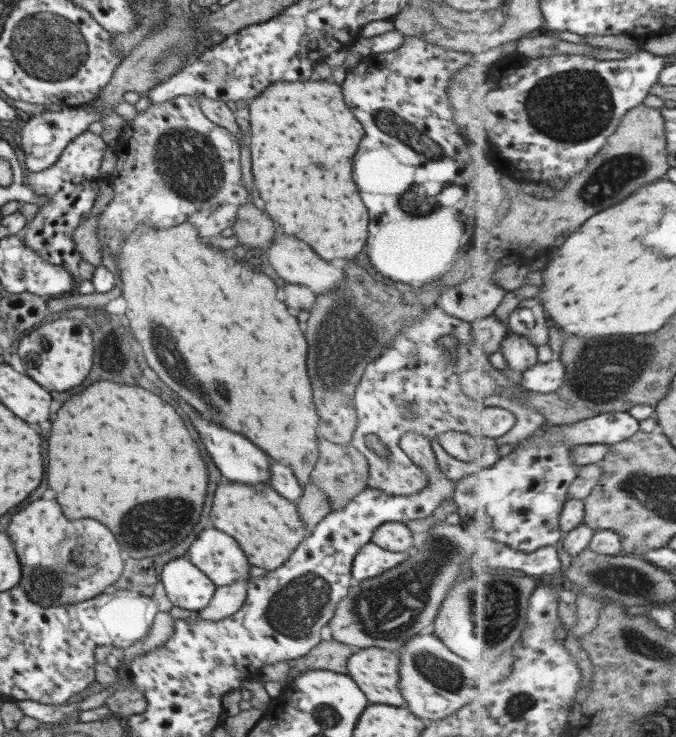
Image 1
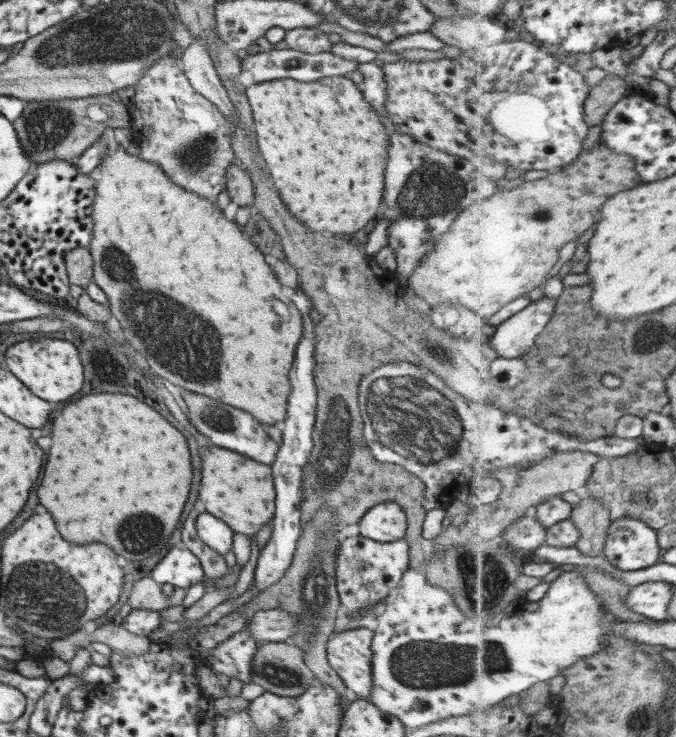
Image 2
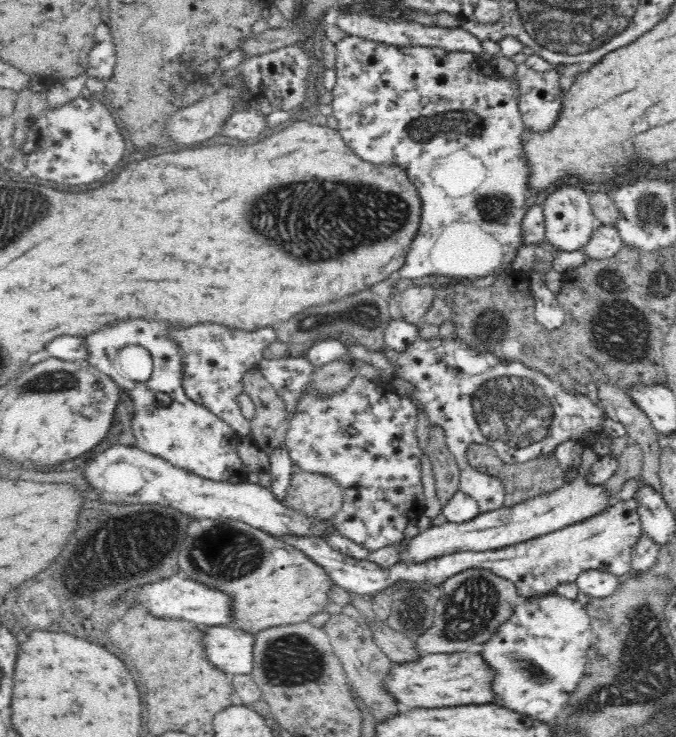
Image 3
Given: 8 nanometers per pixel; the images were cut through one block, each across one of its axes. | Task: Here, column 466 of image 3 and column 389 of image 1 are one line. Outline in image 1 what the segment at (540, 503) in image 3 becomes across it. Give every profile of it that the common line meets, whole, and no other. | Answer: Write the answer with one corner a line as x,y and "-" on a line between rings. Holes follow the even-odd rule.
387,521
373,530
370,541
389,552
403,553
413,548
413,536
405,523

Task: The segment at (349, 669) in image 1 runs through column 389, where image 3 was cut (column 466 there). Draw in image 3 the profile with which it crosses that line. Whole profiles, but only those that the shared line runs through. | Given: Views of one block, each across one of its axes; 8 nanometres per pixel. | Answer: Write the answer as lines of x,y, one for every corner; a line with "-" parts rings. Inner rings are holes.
458,652
454,654
421,654
416,660
399,663
390,667
384,677
385,691
400,704
410,708
450,708
450,706
466,706
466,704
486,704
492,702
494,693
491,683
493,672
485,666
478,652

